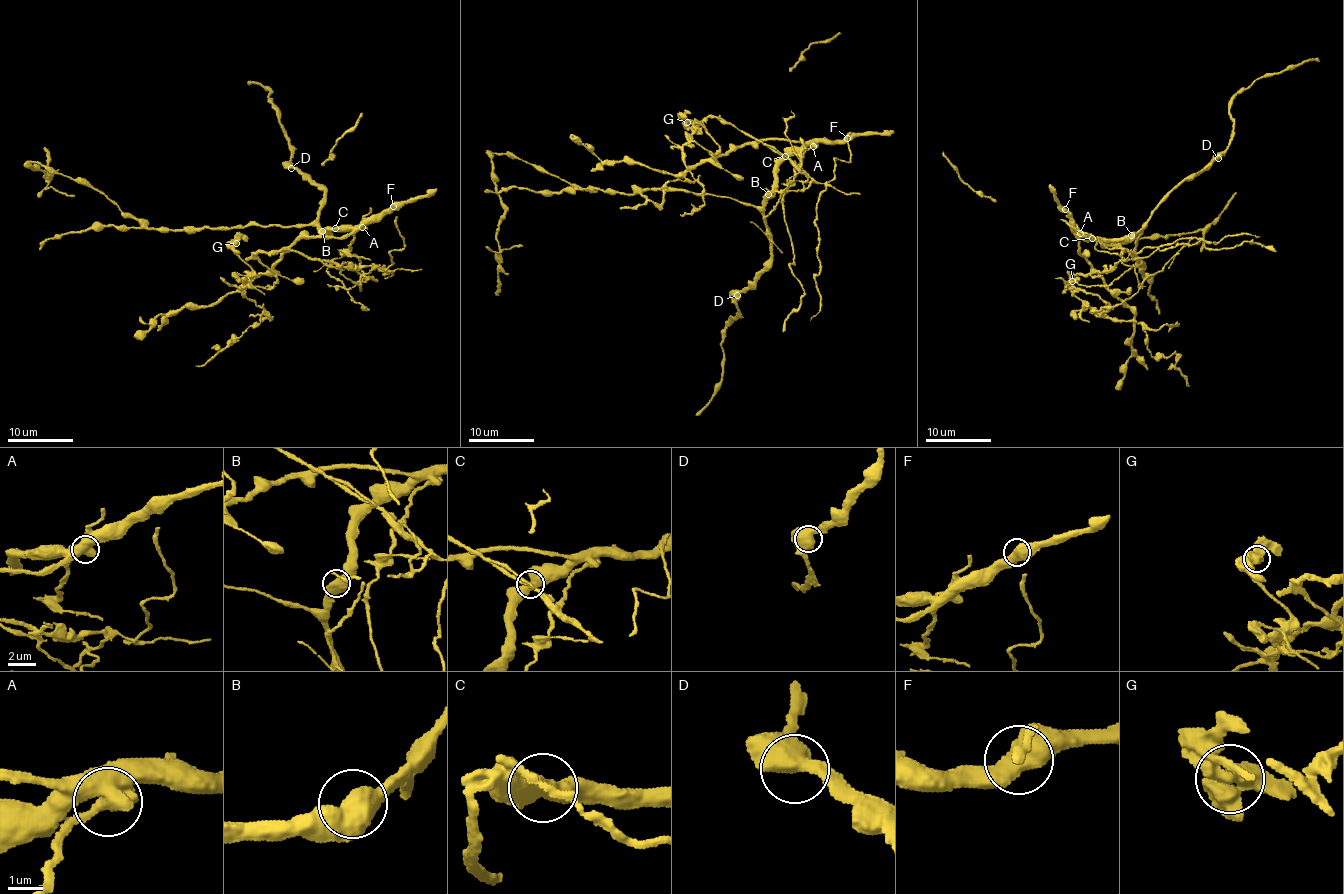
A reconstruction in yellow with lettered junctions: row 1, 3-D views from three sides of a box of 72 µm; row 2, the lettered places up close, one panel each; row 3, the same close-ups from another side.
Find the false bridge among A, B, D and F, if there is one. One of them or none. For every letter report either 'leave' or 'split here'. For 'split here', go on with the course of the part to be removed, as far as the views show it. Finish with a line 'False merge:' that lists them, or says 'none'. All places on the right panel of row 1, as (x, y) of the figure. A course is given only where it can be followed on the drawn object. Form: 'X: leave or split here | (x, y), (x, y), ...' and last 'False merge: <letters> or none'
A: split here | (1080, 233), (1123, 256), (1067, 285), (1100, 297), (1106, 317), (1140, 323), (1150, 354), (1173, 355), (1189, 386)
B: leave
D: leave
F: leave
False merge: A

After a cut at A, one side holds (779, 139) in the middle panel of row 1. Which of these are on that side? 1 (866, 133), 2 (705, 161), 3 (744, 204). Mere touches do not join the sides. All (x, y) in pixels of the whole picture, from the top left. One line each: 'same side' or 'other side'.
1: same side
2: same side
3: same side

